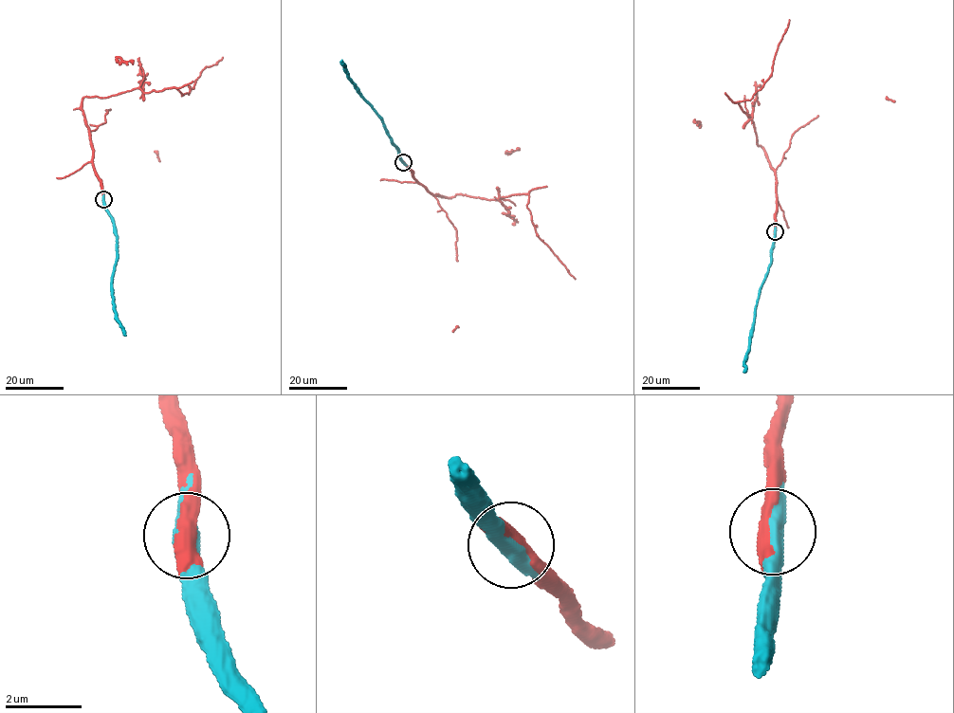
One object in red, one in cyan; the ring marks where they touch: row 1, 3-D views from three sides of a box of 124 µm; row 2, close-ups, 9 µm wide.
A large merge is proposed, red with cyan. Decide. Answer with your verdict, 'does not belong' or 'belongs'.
belongs

